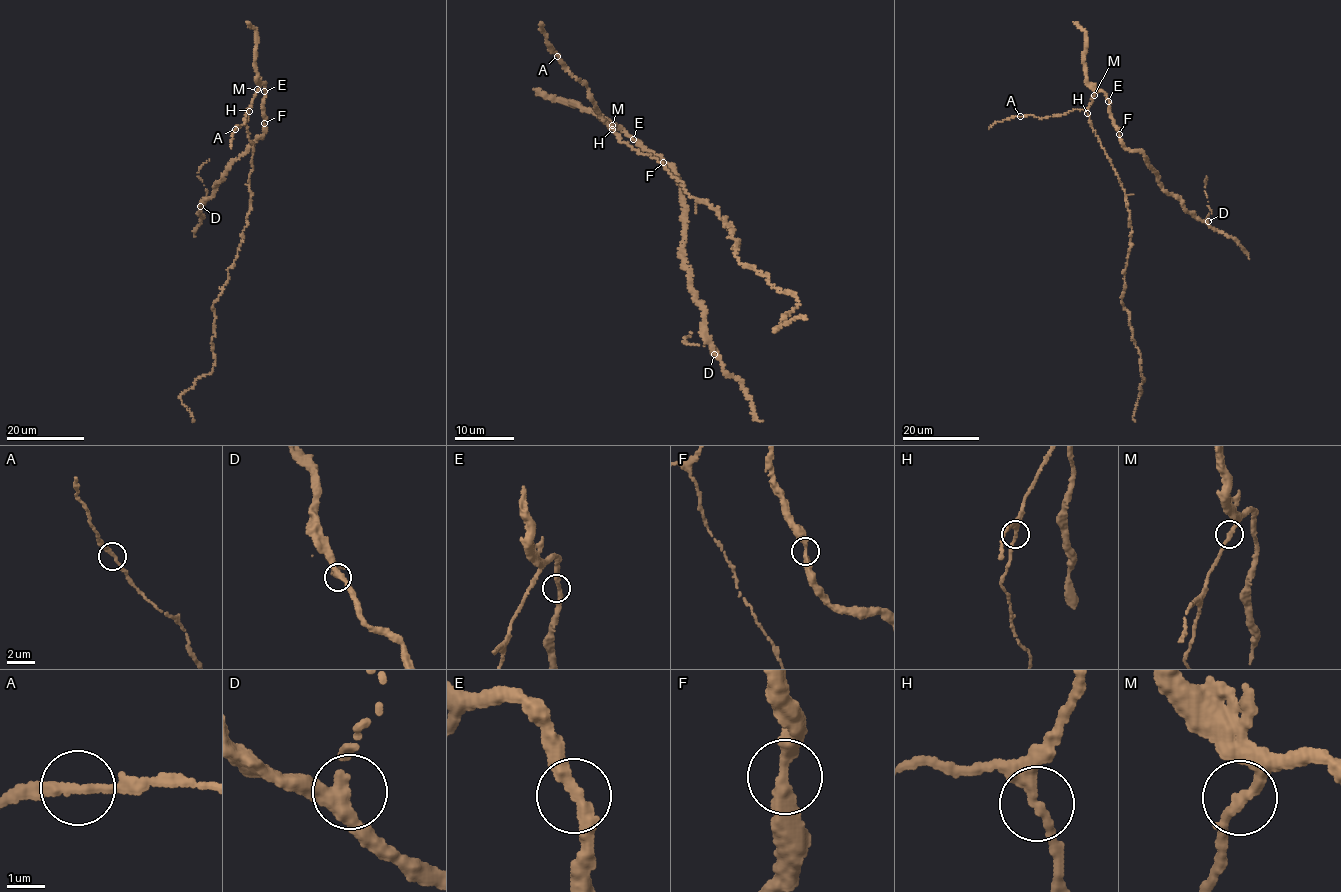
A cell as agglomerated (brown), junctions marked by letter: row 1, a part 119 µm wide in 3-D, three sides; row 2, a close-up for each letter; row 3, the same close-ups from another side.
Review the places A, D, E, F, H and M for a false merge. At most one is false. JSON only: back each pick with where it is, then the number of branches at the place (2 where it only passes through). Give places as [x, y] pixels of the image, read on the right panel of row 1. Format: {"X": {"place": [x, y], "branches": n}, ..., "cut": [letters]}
{"cut": []}

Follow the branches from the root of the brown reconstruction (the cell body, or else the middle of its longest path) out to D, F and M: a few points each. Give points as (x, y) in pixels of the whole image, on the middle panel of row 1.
D: (646, 154), (620, 141), (609, 127), (620, 127), (678, 177), (687, 211), (682, 249), (714, 354)
F: (646, 154), (638, 152), (620, 141), (609, 127), (613, 124), (620, 127), (663, 162)
M: (646, 154), (638, 152), (620, 141), (609, 127), (612, 125)

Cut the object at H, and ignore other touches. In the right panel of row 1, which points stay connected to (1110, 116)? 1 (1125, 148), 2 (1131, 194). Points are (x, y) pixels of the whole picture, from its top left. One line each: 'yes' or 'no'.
1: yes
2: no

